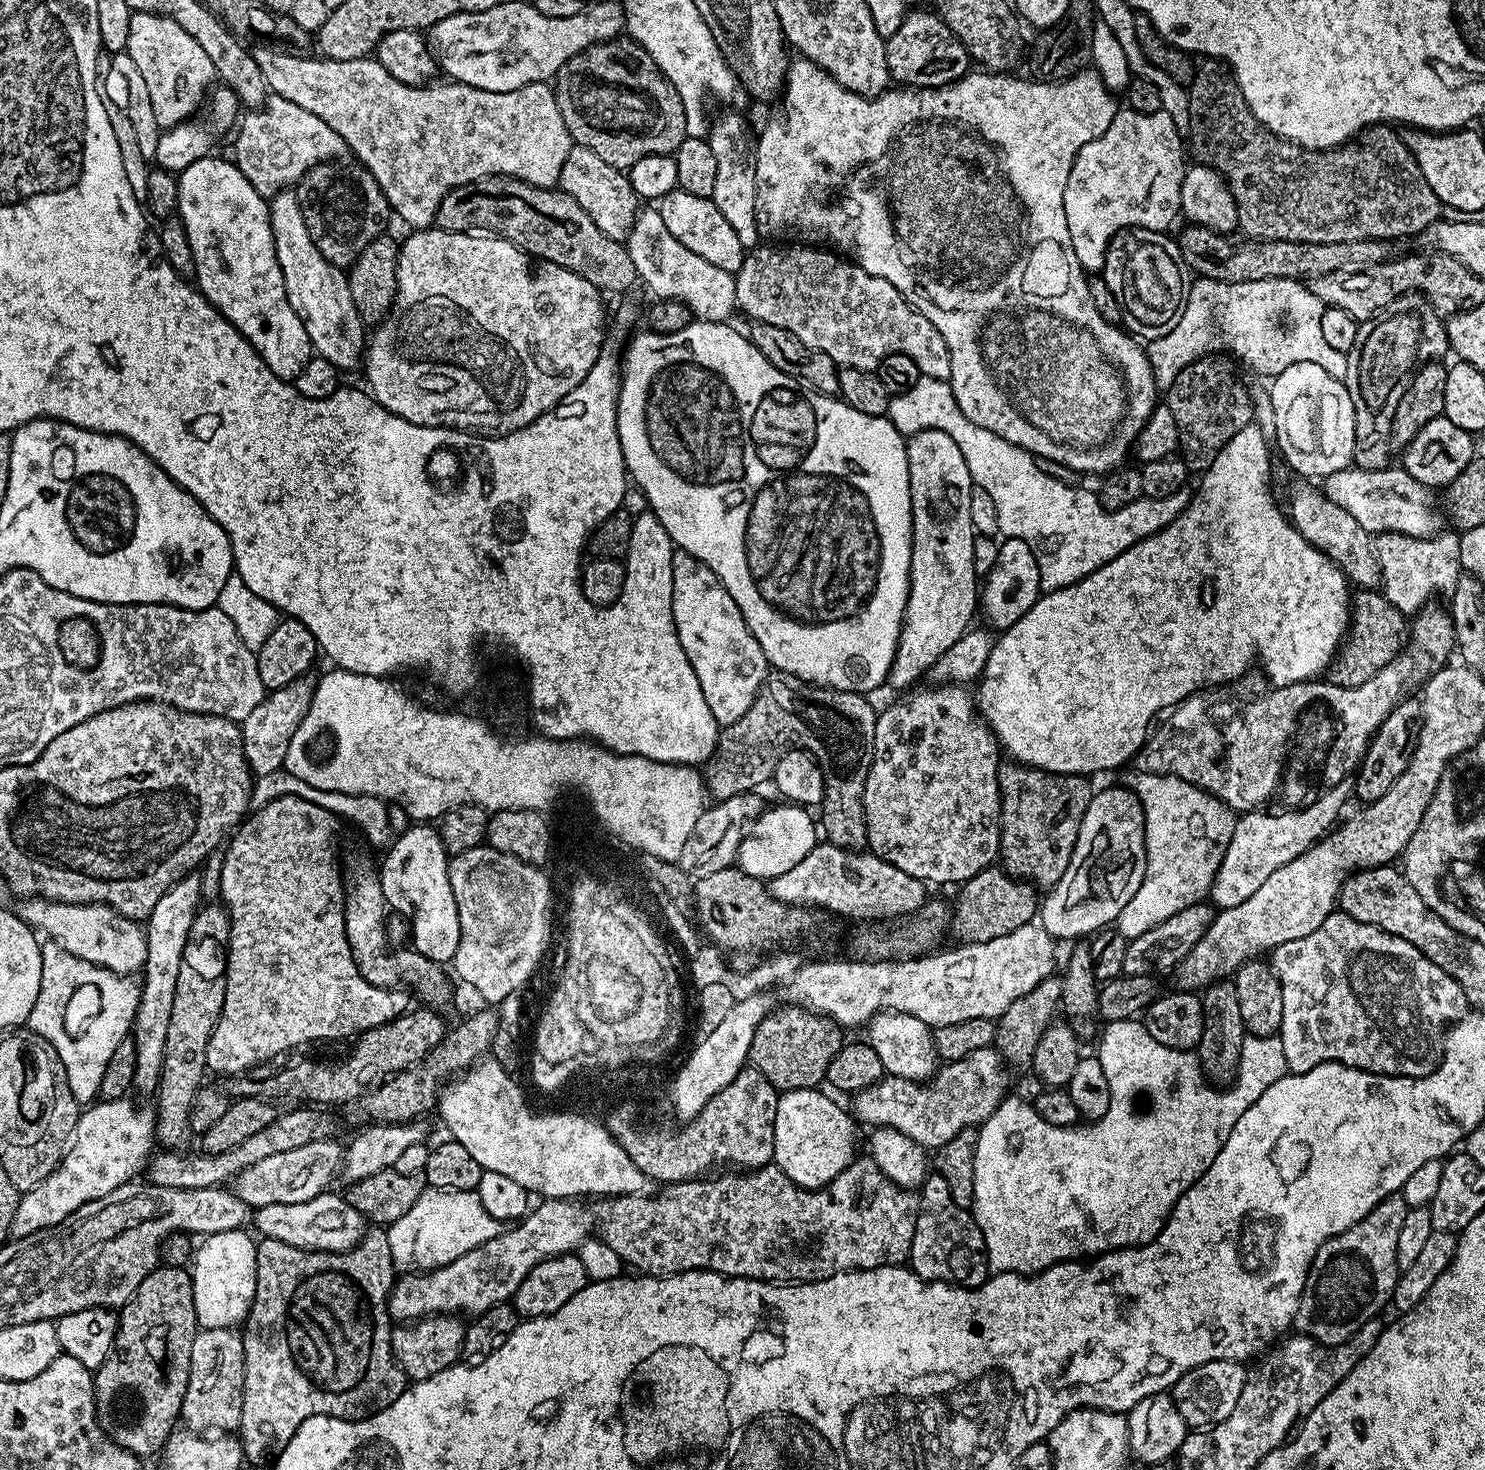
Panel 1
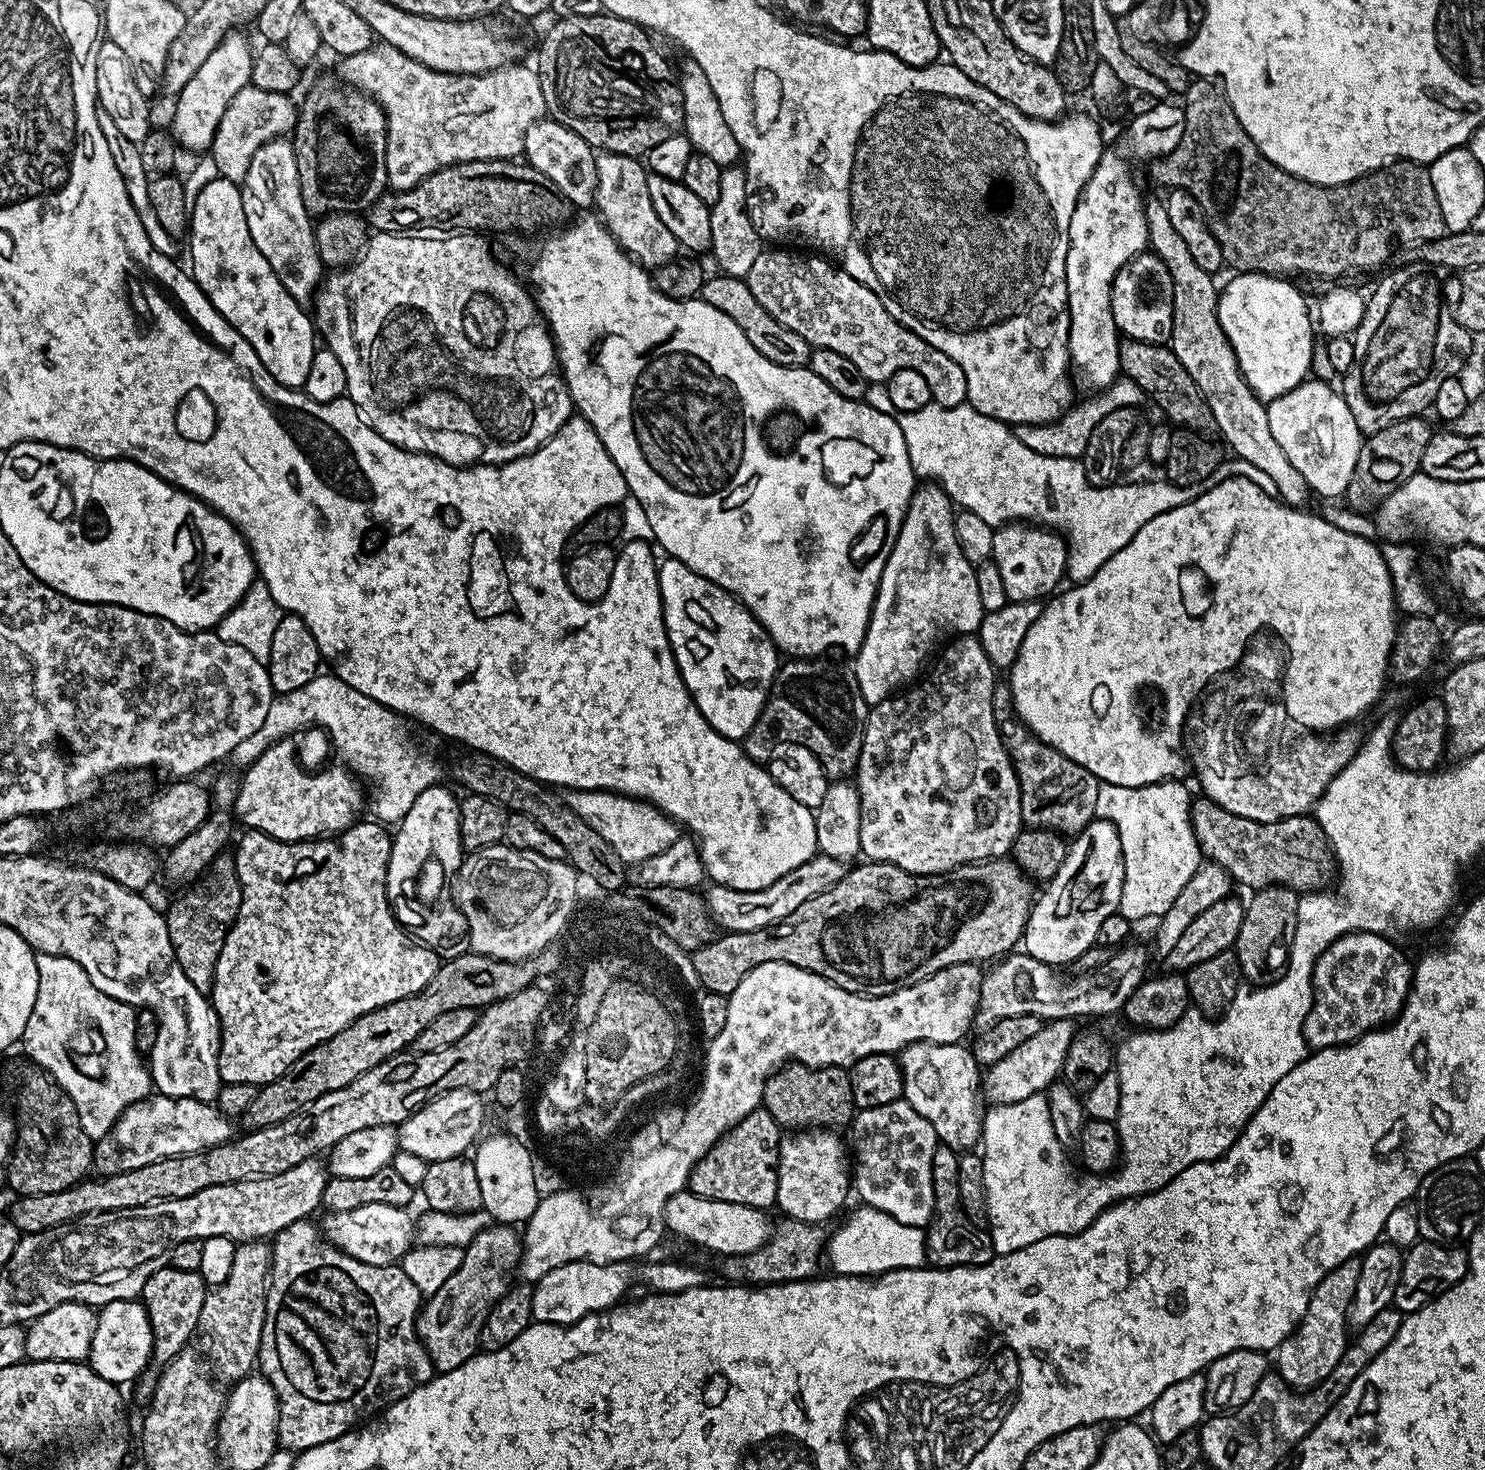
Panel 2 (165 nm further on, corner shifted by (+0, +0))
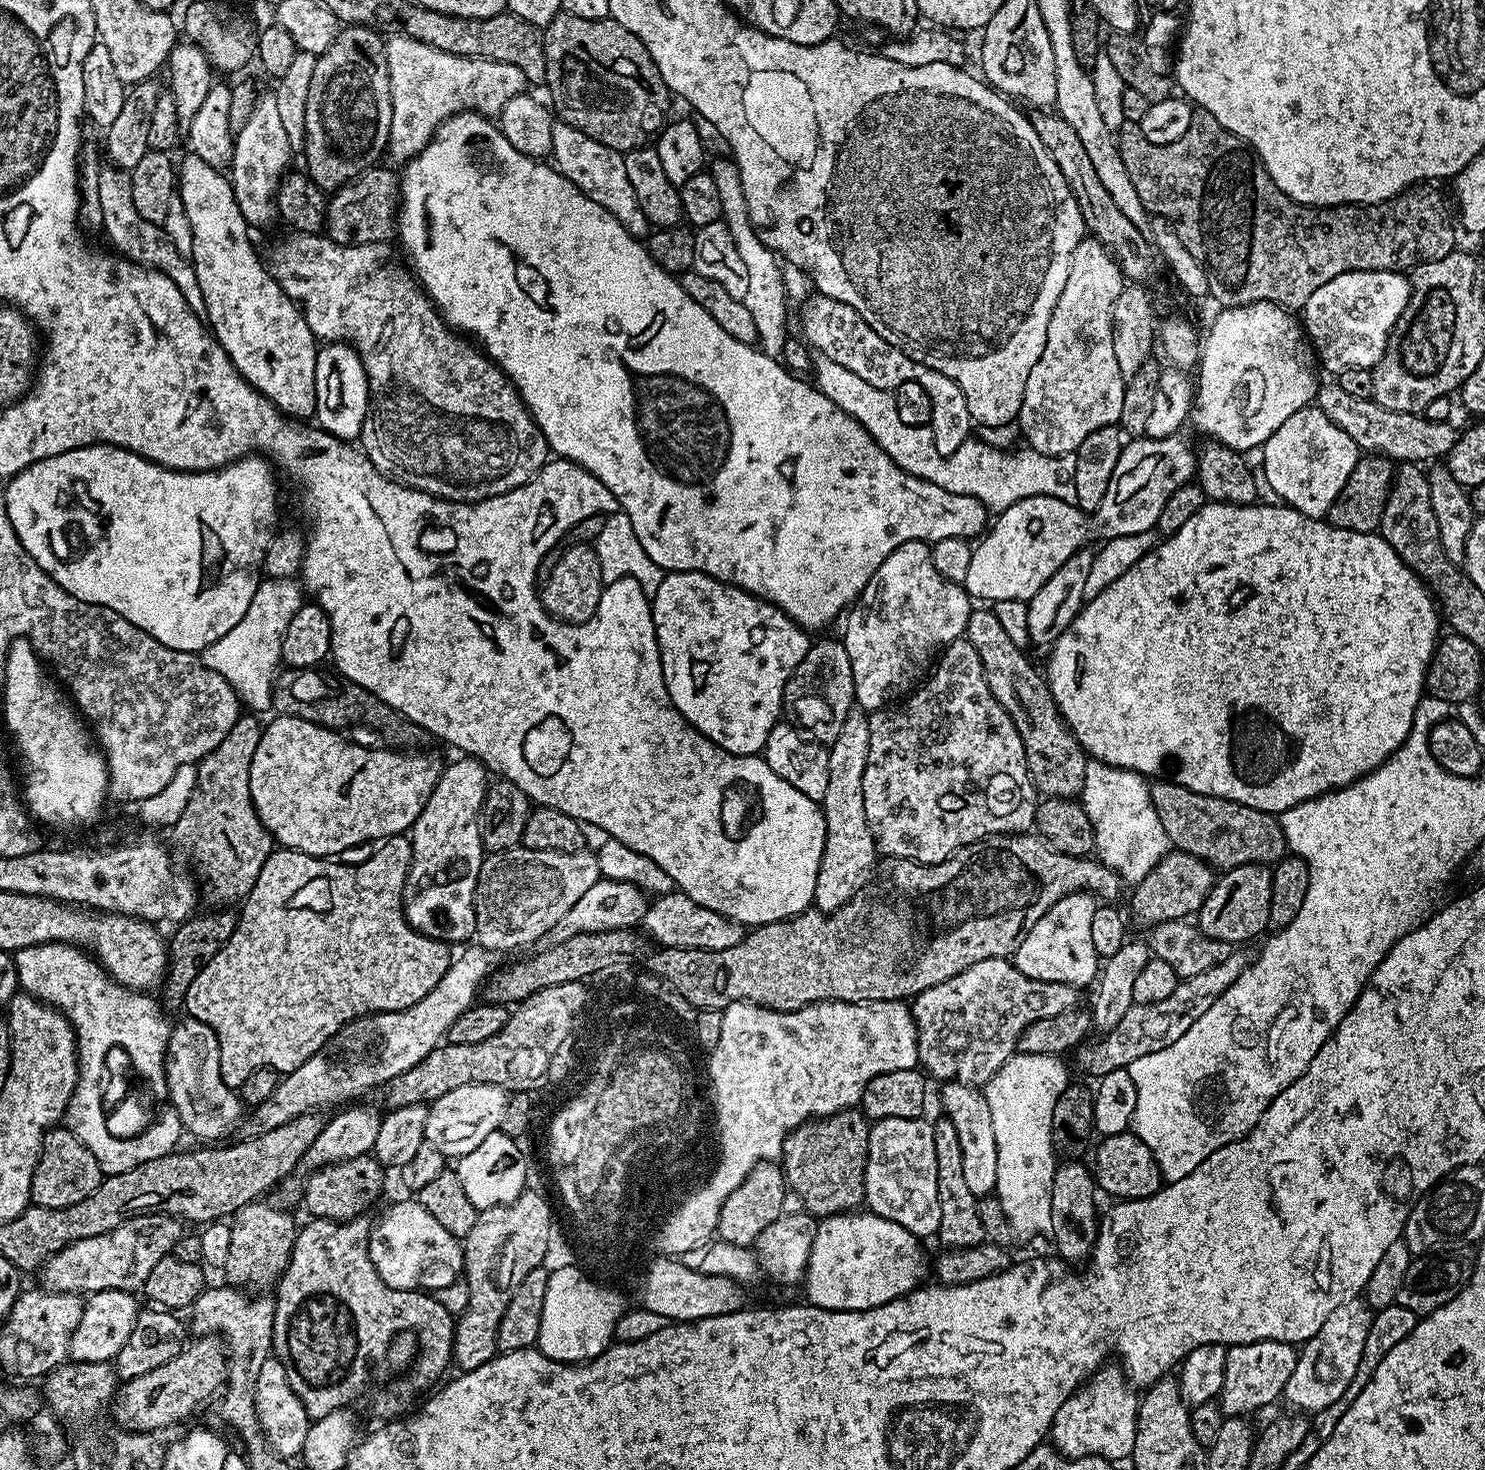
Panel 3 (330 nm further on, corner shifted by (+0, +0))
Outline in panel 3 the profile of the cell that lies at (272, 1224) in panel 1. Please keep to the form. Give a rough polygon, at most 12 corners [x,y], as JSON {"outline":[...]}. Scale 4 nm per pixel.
{"outline":[[414,1198],[368,1234],[379,1277],[439,1292],[463,1247]]}

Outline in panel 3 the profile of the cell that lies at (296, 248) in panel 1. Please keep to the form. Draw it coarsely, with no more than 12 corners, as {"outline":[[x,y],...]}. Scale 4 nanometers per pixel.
{"outline":[[275,95],[235,133],[230,179],[253,229],[277,223],[294,149]]}

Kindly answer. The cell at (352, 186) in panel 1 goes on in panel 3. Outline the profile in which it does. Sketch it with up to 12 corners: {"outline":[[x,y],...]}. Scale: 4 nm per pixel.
{"outline":[[344,26],[306,94],[306,175],[335,192],[385,155],[385,37]]}

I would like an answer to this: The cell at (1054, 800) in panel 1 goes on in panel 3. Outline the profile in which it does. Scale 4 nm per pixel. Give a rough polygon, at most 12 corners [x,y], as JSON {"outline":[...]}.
{"outline":[[988,606],[966,638],[1022,738],[1037,793],[1084,790],[1086,753]]}

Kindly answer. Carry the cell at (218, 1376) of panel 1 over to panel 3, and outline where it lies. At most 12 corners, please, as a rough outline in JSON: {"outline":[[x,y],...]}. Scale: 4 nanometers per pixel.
{"outline":[[265,1202],[230,1224],[222,1269],[241,1290],[273,1287],[298,1224]]}

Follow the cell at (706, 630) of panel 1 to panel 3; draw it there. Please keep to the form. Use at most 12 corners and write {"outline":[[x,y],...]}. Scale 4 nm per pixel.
{"outline":[[704,572],[650,607],[673,706],[763,753],[809,633]]}

